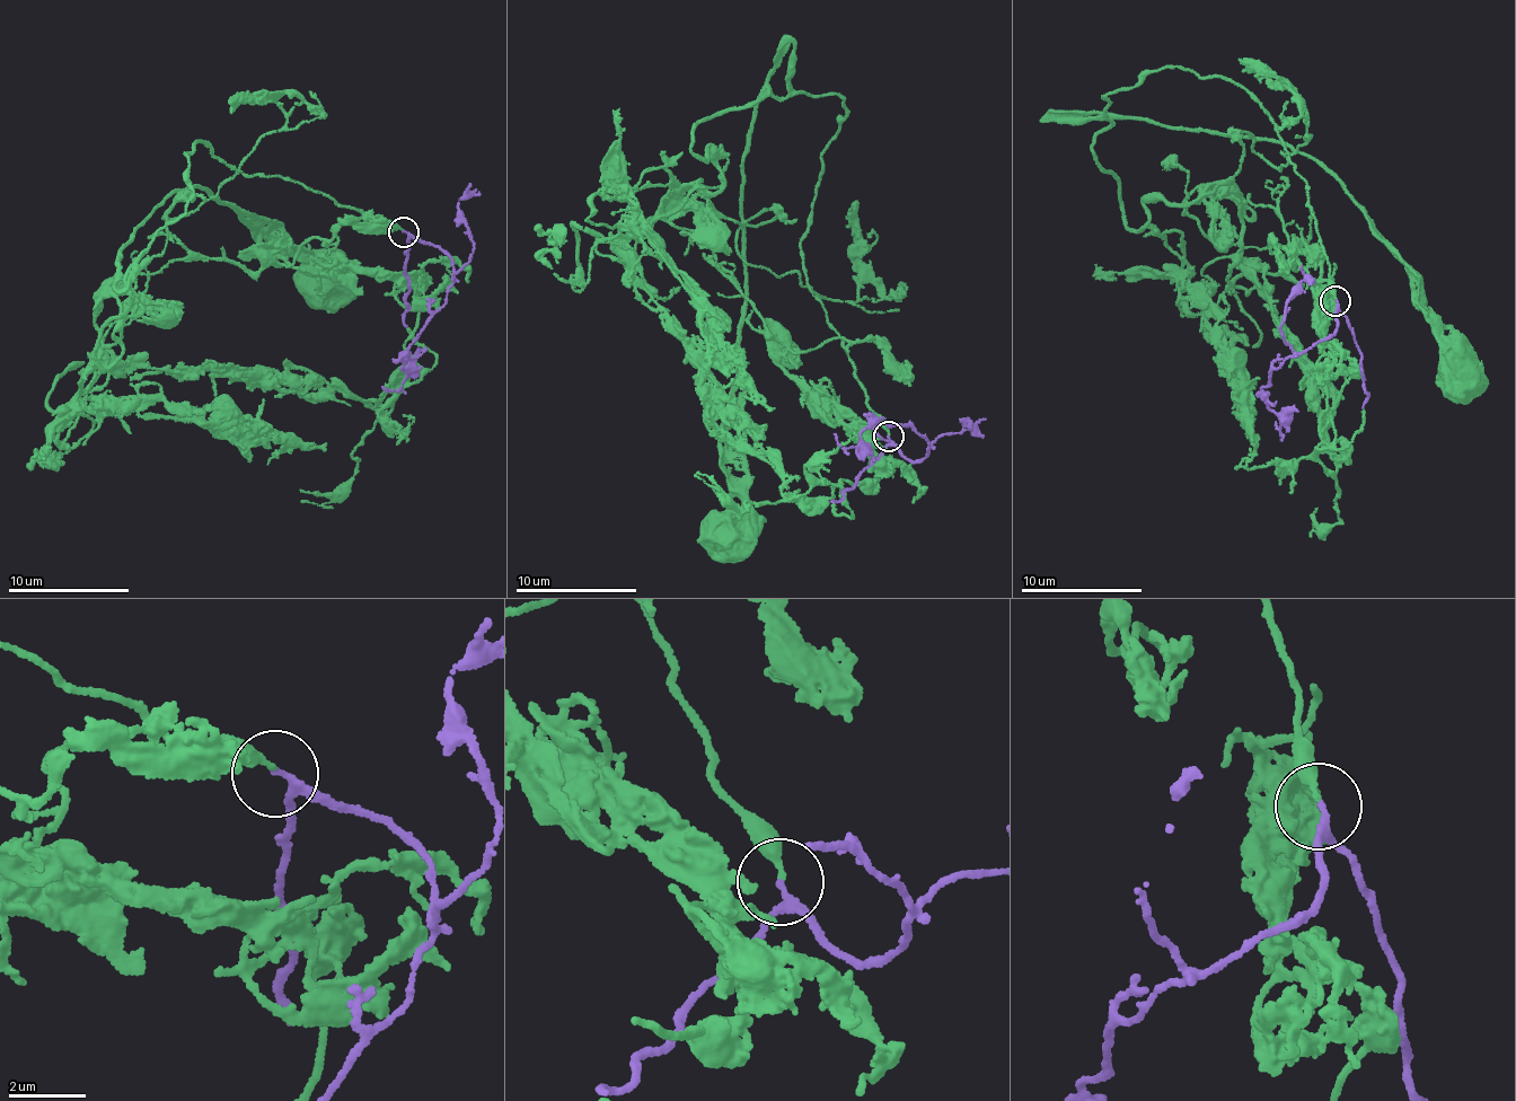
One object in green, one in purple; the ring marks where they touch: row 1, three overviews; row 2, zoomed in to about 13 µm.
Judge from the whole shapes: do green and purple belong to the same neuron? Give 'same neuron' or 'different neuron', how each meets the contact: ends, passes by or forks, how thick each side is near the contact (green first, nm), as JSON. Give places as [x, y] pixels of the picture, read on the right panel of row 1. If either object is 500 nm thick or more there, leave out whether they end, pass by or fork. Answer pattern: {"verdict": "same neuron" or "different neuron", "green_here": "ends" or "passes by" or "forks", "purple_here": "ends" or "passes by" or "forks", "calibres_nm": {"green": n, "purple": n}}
{"verdict": "same neuron", "green_here": "ends", "purple_here": "passes by", "calibres_nm": {"green": 240, "purple": 150}}

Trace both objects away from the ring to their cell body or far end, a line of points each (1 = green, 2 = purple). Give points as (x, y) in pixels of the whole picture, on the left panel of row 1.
1: (403, 229), (197, 141), (190, 200), (121, 290), (116, 276), (132, 234), (199, 183), (324, 279)
2: (403, 232), (448, 253), (454, 278), (442, 307), (406, 349), (404, 382), (395, 390), (382, 387)

